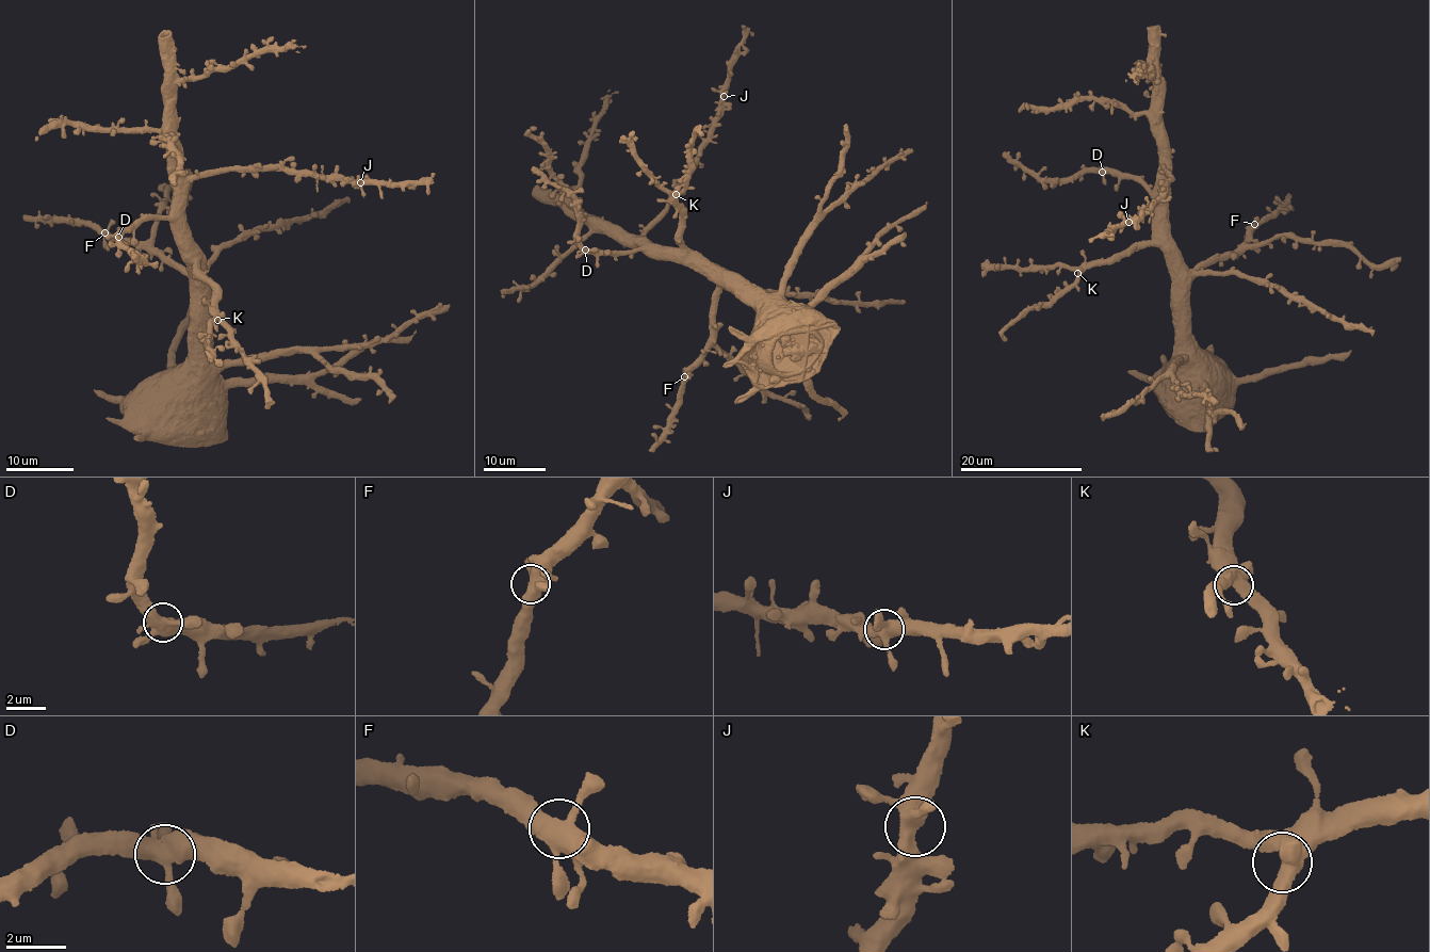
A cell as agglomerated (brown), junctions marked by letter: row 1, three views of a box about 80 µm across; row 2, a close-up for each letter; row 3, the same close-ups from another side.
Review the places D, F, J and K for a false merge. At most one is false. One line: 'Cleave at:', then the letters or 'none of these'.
Cleave at: none of these

